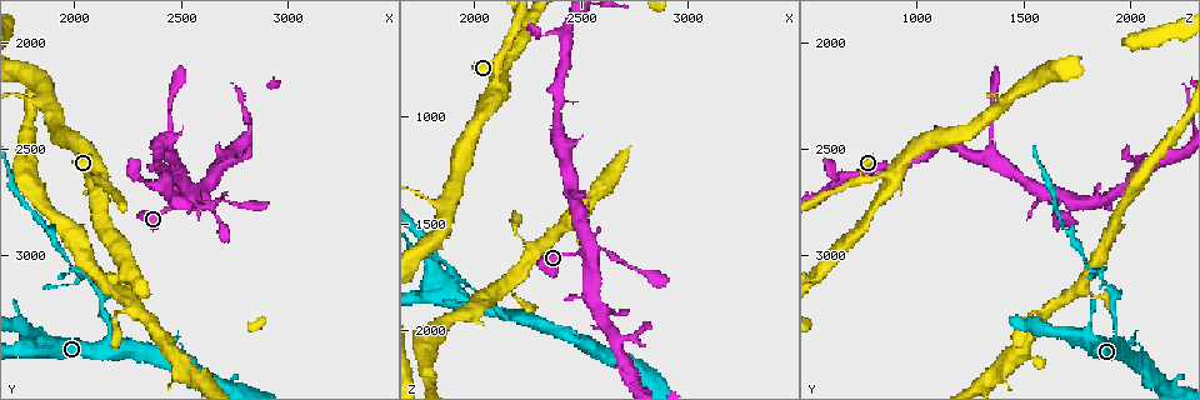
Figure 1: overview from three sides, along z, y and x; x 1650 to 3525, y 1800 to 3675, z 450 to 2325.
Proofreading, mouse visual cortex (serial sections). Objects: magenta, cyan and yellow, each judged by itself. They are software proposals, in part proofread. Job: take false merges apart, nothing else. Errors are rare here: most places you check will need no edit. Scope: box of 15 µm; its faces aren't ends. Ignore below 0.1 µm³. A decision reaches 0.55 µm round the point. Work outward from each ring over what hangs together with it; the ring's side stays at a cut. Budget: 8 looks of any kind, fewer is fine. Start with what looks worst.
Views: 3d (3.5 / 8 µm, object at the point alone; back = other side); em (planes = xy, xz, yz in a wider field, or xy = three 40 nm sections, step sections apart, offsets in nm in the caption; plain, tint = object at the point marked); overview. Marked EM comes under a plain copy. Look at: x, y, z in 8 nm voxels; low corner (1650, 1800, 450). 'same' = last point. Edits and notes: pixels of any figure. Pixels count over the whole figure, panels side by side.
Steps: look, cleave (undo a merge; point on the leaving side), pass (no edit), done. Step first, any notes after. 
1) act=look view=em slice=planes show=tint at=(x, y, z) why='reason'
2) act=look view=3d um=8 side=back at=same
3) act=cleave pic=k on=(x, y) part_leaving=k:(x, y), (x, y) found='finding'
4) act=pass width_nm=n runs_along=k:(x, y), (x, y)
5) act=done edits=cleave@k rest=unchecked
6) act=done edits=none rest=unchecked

act=look view=3d um=3.5 at=(2130, 2650, 730) why='abrupt turn'

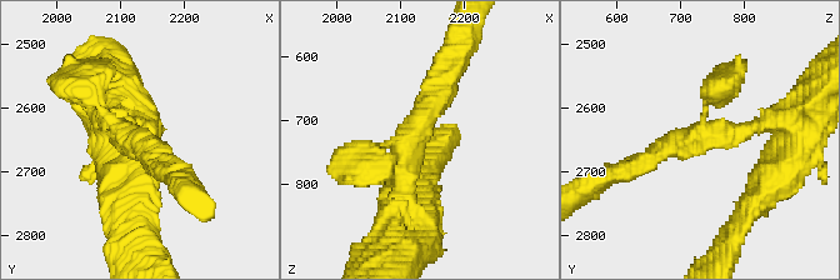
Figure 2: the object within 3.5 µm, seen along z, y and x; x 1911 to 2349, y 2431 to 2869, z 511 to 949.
act=look view=em slice=xy step=2 show=tint at=(2125, 2655, 720) why='shape alone is not enough'

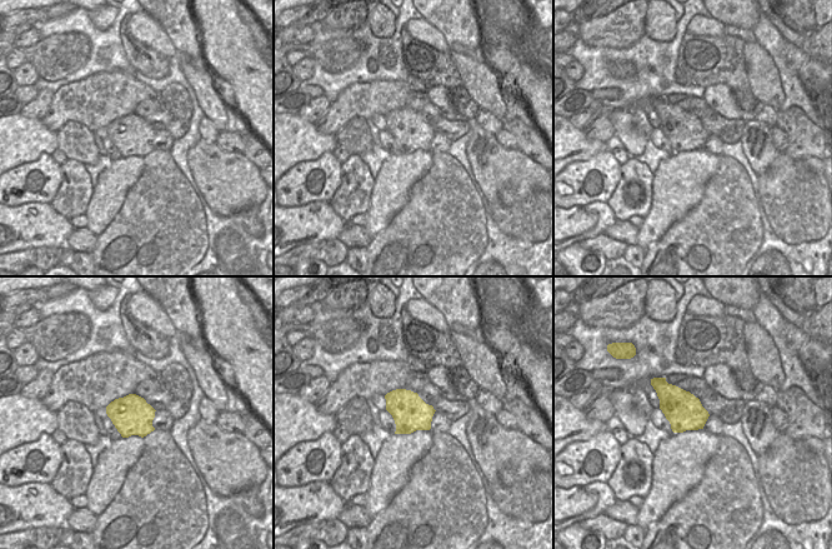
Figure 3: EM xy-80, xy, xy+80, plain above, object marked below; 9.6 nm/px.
act=pass arm_widths_nm=250,250,250 runs_along=2:(360, 164), (414, 135), (444, 70) found='all the same cell'

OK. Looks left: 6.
act=look view=3d um=8 at=(2520, 2720, 1640) why='sharp bend'

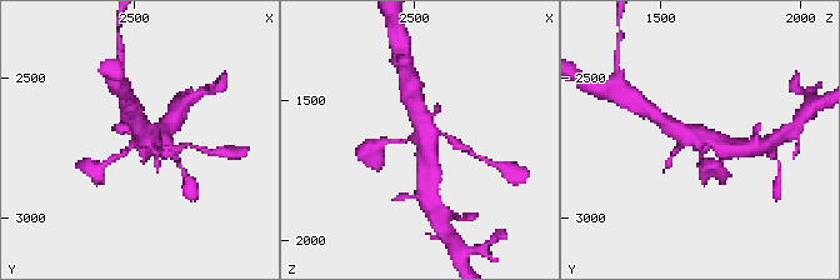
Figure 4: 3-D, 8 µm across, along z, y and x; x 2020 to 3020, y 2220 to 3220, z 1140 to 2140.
act=look view=em slice=xy step=2 show=tint at=(2510, 2730, 1630)

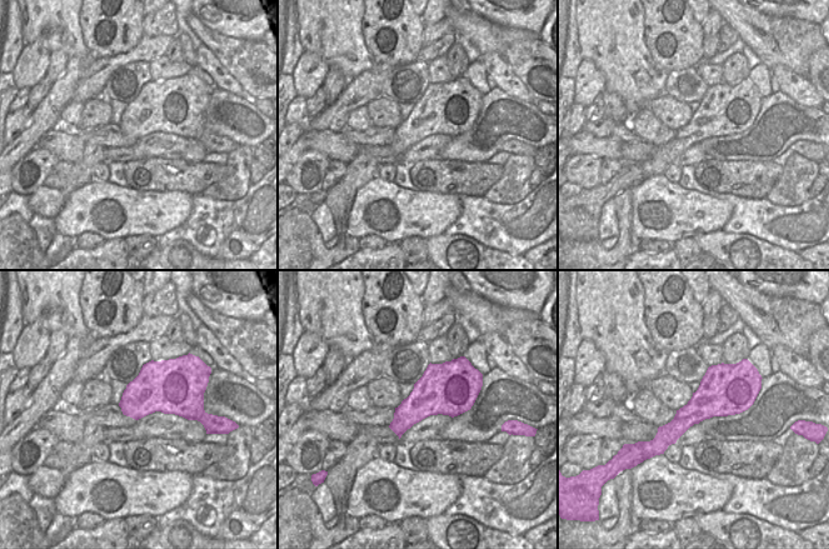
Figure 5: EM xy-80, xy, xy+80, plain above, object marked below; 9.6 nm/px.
act=pass runs_along=4:(106, 161), (144, 135), (139, 126) found='one cell here'

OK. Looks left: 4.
act=look view=3d um=3.5 at=(2140, 3420, 1940)

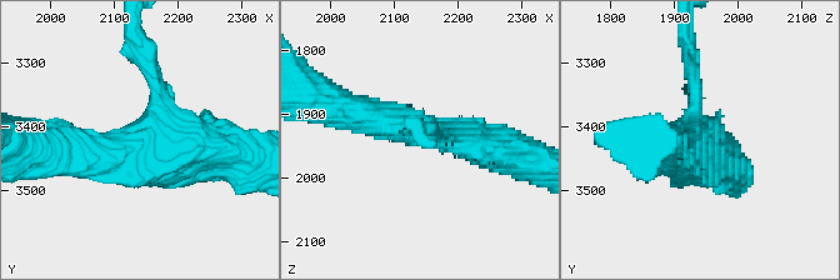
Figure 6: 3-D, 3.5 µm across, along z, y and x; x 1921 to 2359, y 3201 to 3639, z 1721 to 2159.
act=look view=em slice=xy step=5 show=tint at=(2145, 3425, 1930) why='now the EM'

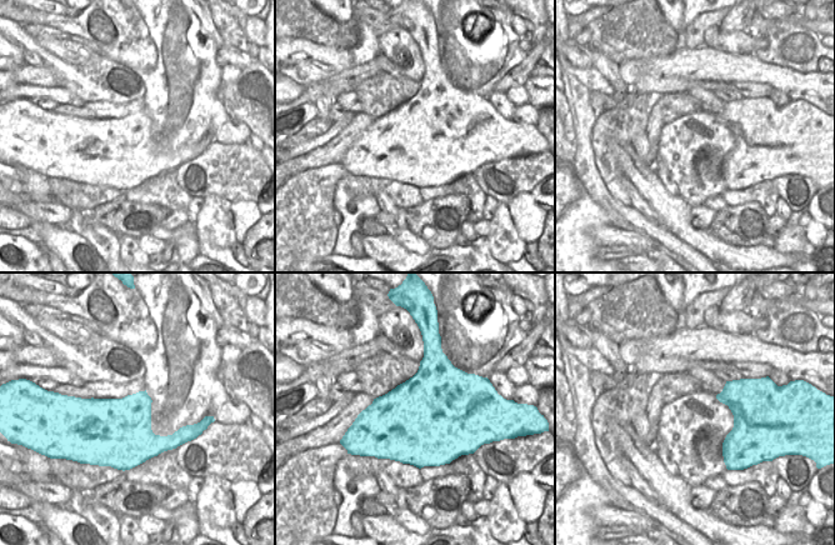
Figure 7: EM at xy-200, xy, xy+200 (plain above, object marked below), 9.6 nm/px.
act=pass runs_along=6:(346, 113), (508, 150) found='one cell here'

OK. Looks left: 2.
act=look view=em slice=xy step=5 show=tint at=(2080, 3130, 1890)

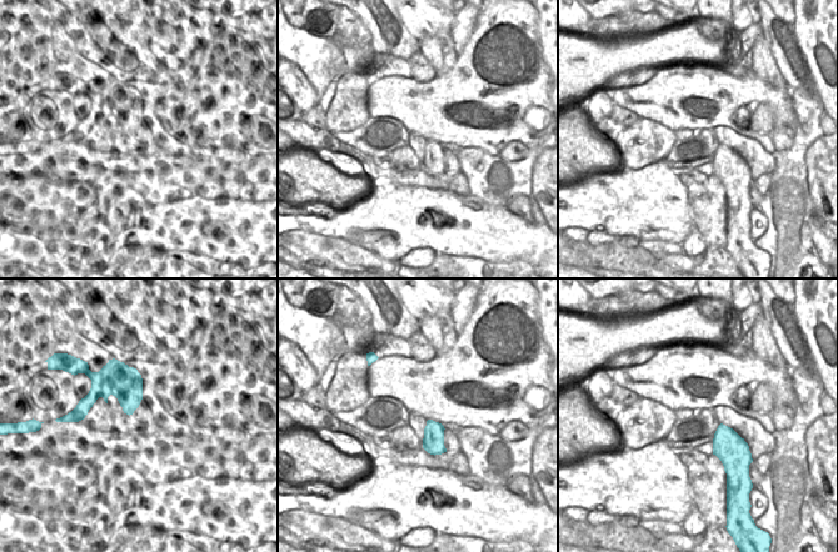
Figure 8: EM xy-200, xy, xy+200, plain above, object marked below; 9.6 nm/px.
act=look view=3d um=3.5 at=same why='see where the arms go'

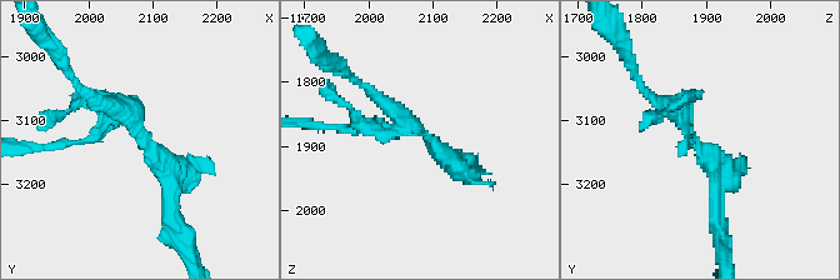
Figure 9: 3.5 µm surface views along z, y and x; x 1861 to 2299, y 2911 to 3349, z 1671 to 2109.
act=pass width_nm=200 runs_along=9:(174, 208), (174, 174), (89, 96) found='one cell here'

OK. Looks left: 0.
act=done edits=none rest=unchecked

